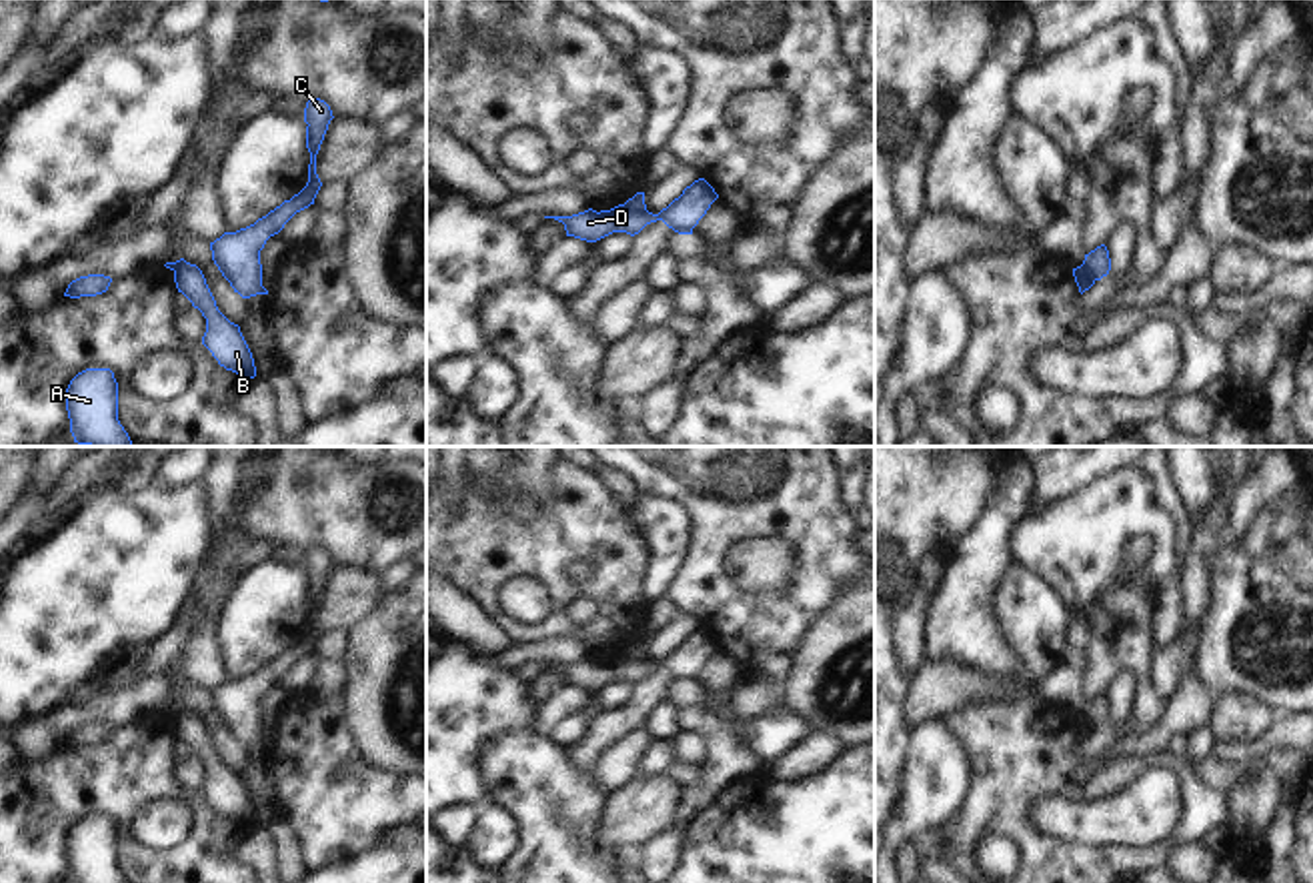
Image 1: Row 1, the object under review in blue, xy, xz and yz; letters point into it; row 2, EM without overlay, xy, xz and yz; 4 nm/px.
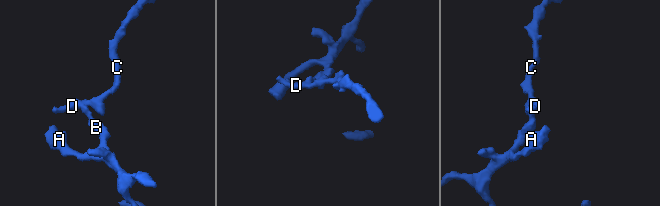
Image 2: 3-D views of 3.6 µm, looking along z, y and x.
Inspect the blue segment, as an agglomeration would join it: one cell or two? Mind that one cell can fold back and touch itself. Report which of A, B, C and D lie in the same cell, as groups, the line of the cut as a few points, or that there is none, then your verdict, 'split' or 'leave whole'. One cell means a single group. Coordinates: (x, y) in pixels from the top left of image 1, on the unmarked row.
groups A B / C D; cut xz (623, 653), (633, 659), (645, 659); split

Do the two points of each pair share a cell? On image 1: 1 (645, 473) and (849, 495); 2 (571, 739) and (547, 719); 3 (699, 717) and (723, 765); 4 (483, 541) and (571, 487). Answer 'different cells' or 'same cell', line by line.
1: different cells
2: different cells
3: same cell
4: same cell

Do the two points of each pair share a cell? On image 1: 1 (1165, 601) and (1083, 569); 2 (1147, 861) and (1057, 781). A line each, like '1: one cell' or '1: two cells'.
1: two cells
2: one cell

